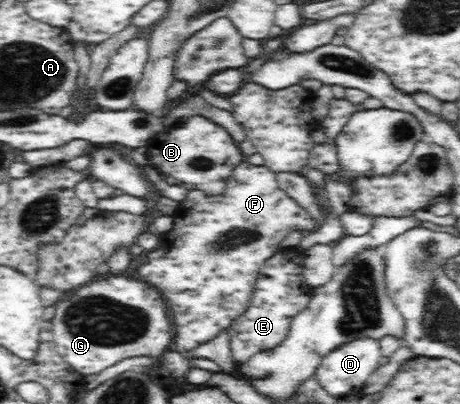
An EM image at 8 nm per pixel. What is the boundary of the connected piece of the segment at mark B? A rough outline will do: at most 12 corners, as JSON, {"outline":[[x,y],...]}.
{"outline":[[201,116],[153,135],[148,164],[173,184],[223,194],[243,160]]}

